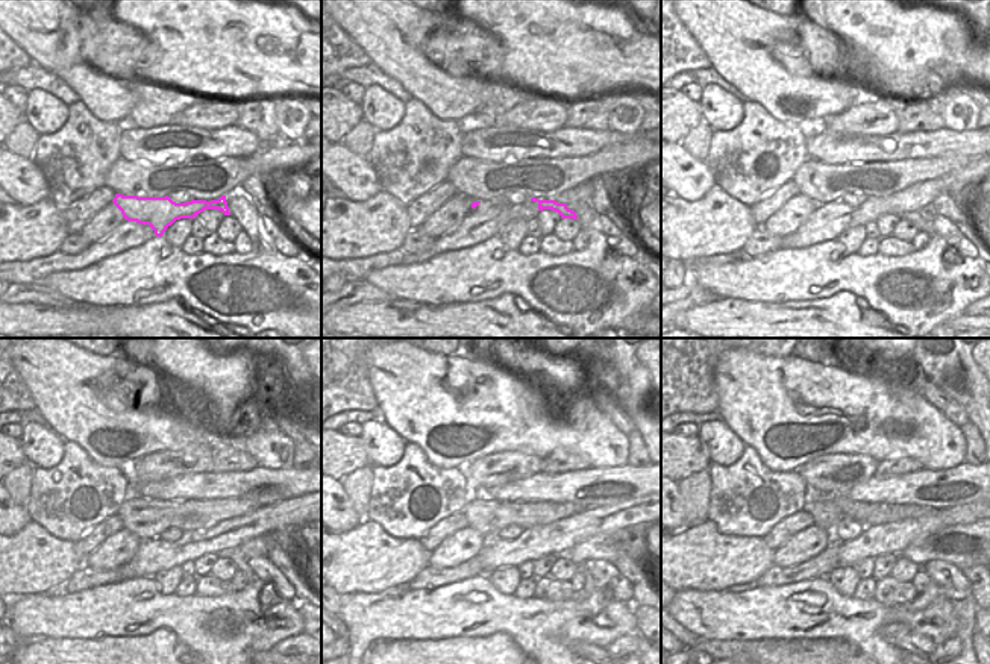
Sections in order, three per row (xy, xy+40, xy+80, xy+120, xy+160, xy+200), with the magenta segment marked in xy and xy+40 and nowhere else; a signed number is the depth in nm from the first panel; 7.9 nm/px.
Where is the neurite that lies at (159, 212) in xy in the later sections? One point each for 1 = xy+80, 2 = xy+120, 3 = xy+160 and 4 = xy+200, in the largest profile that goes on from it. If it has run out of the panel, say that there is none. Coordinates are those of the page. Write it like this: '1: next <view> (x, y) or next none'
1: next xy+80 (922, 219)
2: next xy+120 (235, 555)
3: next xy+160 (590, 584)
4: next xy+200 (924, 599)

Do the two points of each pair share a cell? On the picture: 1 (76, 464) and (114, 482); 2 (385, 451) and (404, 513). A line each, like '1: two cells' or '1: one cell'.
1: one cell
2: two cells

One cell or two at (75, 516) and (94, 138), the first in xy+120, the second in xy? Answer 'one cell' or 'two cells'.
one cell

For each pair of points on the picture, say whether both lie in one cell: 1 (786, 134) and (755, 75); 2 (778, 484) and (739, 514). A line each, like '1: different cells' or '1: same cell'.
1: different cells
2: same cell

